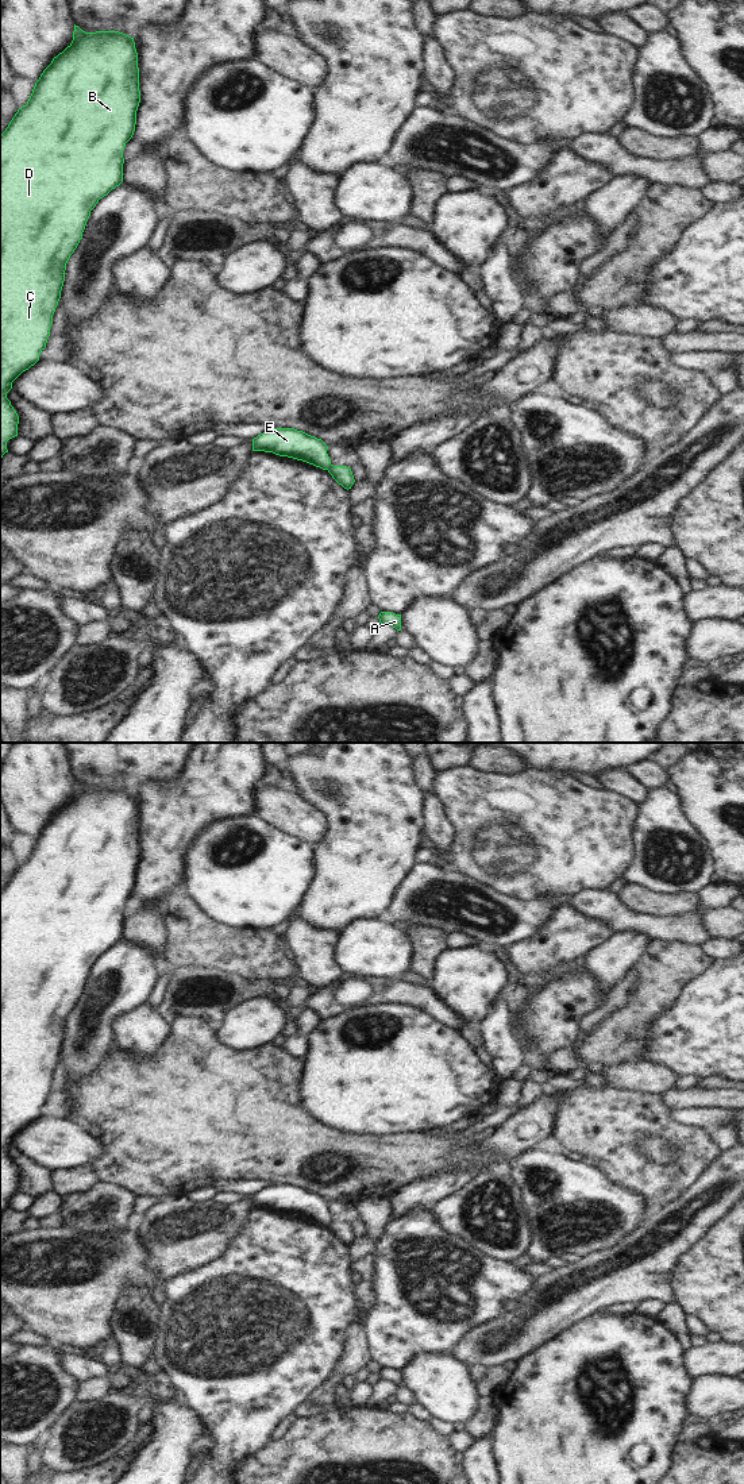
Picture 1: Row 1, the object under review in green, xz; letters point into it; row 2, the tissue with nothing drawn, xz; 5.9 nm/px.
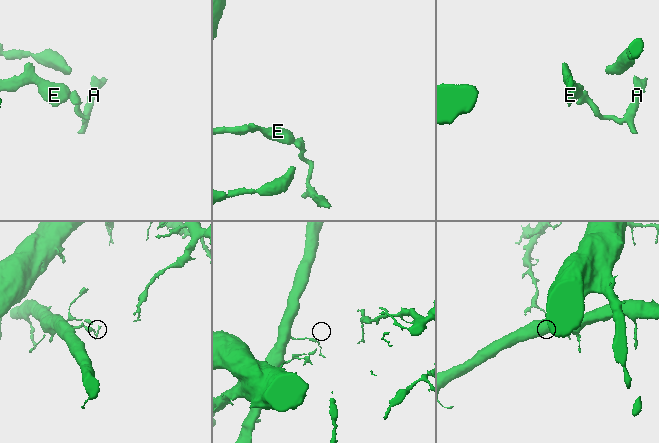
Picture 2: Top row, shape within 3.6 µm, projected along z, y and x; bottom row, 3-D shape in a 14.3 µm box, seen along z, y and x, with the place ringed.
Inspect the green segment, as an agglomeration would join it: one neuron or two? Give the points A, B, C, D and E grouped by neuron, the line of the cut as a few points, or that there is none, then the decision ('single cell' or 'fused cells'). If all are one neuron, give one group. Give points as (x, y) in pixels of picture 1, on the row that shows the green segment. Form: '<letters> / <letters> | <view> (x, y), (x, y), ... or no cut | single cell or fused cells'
A / B C D E | xz (331, 465), (327, 469) | fused cells

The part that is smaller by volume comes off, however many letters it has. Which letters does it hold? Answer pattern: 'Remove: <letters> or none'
Remove: A

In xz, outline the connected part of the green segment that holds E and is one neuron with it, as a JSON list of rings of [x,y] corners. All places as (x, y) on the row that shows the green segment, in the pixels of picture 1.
[[[273,428],[253,439],[253,451],[273,452],[328,470],[328,446],[315,436],[294,428]]]

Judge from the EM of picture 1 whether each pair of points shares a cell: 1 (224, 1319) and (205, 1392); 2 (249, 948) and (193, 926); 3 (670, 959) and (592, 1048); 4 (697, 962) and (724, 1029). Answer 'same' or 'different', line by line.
1: same
2: same
3: same
4: different

